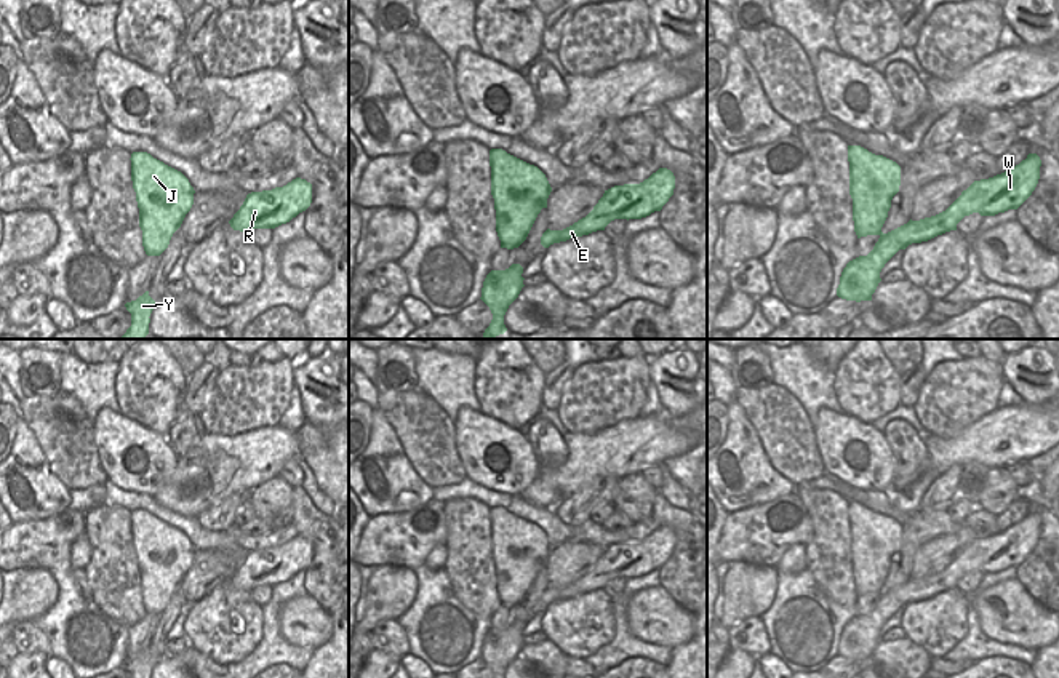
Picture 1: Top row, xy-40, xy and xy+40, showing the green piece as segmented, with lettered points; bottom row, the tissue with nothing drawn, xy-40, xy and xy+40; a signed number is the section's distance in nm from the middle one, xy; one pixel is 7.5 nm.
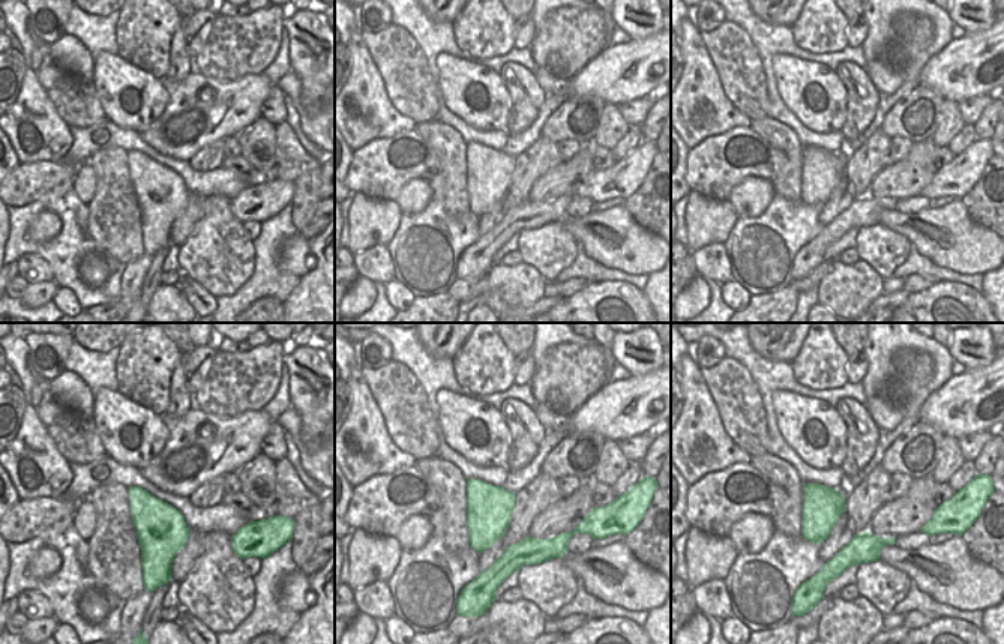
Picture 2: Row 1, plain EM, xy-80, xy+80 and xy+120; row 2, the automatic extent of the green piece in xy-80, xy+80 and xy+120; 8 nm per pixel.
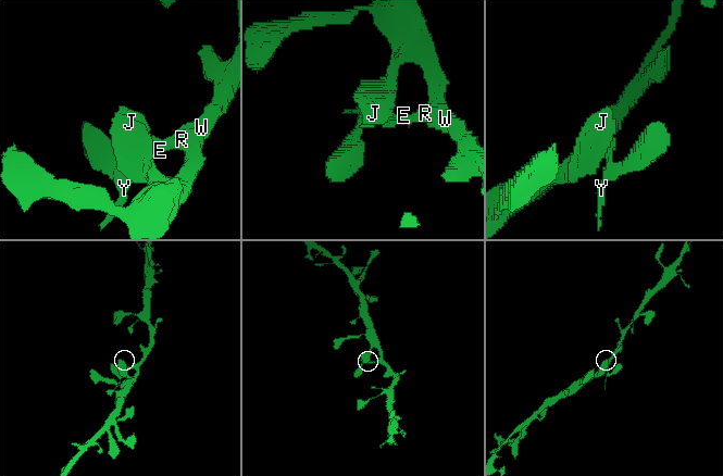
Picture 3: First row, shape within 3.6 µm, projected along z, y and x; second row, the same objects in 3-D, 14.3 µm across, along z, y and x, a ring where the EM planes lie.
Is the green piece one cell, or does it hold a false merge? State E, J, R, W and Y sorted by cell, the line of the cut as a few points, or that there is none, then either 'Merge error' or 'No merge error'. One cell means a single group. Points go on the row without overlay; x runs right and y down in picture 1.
Groups: E J R W Y. No split. No merge error.

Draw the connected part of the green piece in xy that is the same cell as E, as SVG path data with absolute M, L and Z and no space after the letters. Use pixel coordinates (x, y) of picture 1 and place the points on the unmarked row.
M659 526L640 542L614 544L605 548L593 568L573 584L563 588L547 587L541 595L541 603L549 606L553 601L589 593L605 585L614 577L641 577L662 564L673 553L675 534L667 526Z

